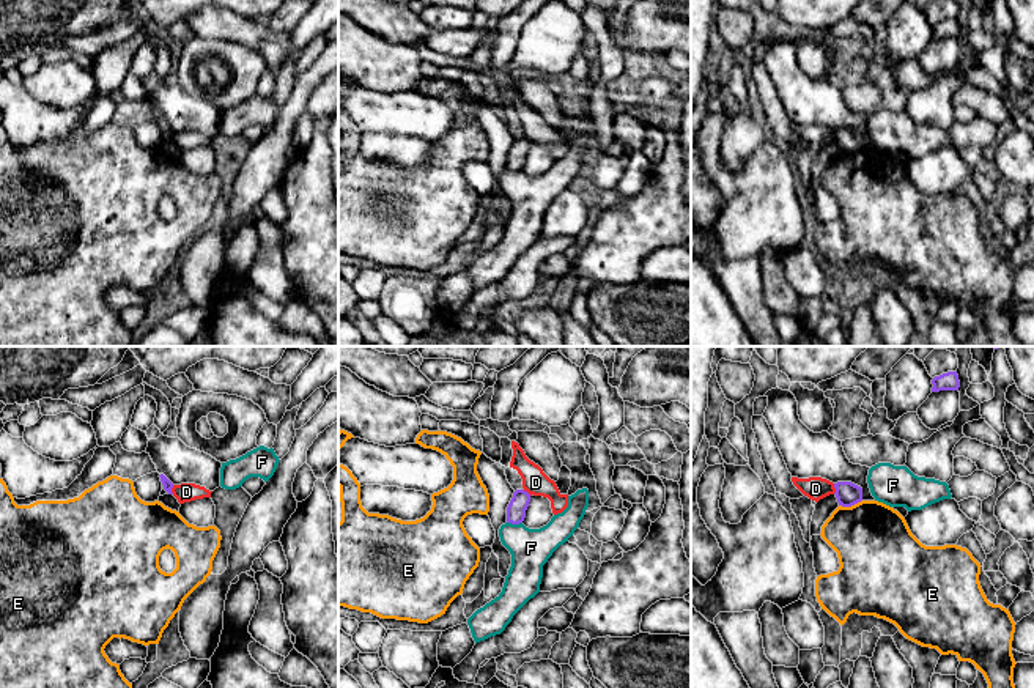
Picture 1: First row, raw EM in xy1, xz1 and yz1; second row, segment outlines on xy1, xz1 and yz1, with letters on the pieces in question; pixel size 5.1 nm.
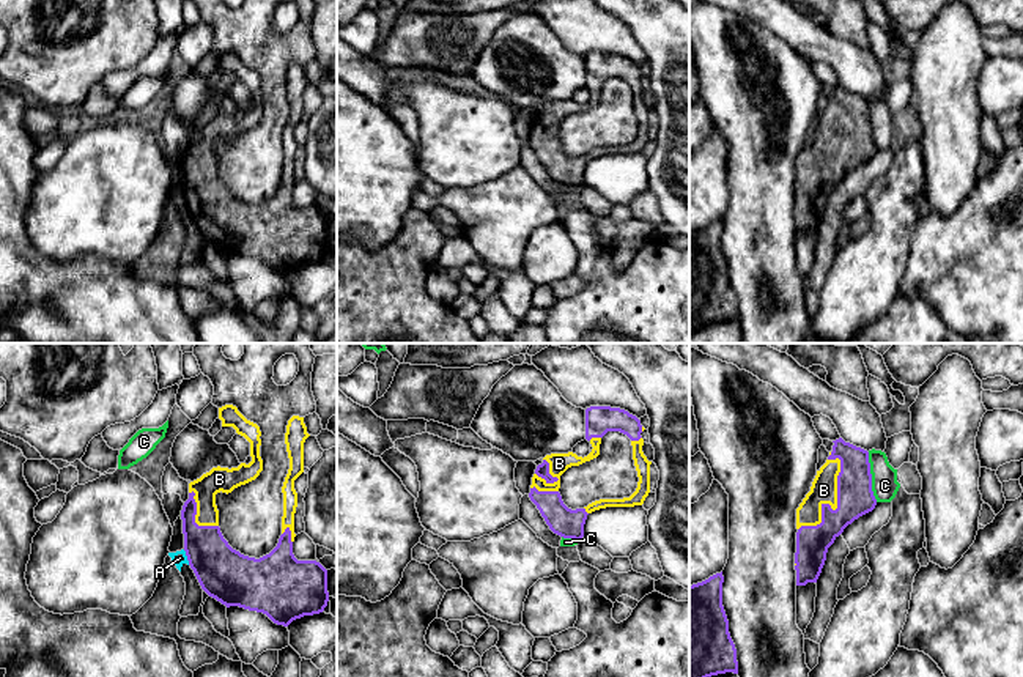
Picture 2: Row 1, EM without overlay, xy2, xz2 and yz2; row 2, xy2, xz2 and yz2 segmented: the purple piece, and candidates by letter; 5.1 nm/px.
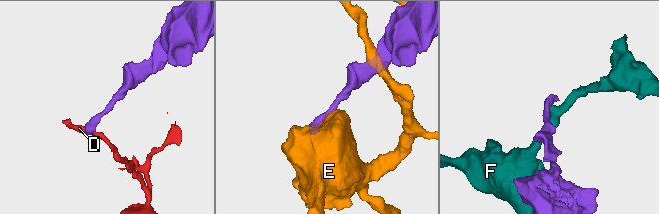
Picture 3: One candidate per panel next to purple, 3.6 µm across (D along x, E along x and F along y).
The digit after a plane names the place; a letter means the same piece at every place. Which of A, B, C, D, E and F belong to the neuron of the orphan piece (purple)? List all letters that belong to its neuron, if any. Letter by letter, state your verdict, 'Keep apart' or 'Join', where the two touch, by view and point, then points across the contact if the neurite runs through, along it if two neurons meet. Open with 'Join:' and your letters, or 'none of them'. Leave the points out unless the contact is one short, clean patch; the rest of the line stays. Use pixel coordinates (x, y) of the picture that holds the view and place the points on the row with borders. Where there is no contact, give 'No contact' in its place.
Join: B
A: Keep apart. Touches purple at xy2 (188, 558). Boundary: xy2 (183, 550), (189, 564)
B: Join. Touches purple at yz2 (836, 509)
C: Keep apart. Touches purple at yz2 (871, 477). Boundary: yz2 (867, 452), (872, 495), (877, 501)
D: Keep apart. Touches purple at yz1 (834, 487). Boundary: yz1 (833, 484), (834, 493)
E: Keep apart. Touches purple at yz1 (850, 506). Boundary: yz1 (861, 499), (850, 506), (839, 506)
F: Keep apart. Touches purple at xz1 (515, 523). Boundary: xz1 (507, 521), (521, 523)

